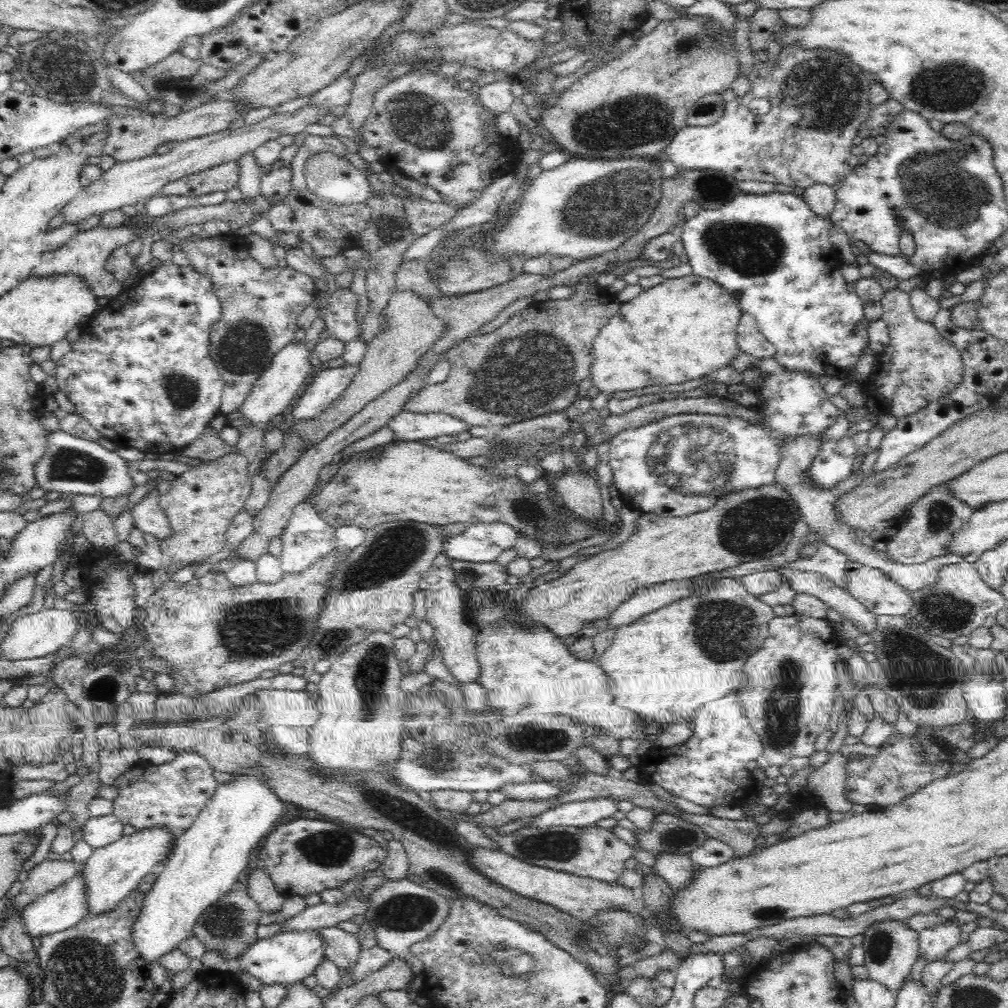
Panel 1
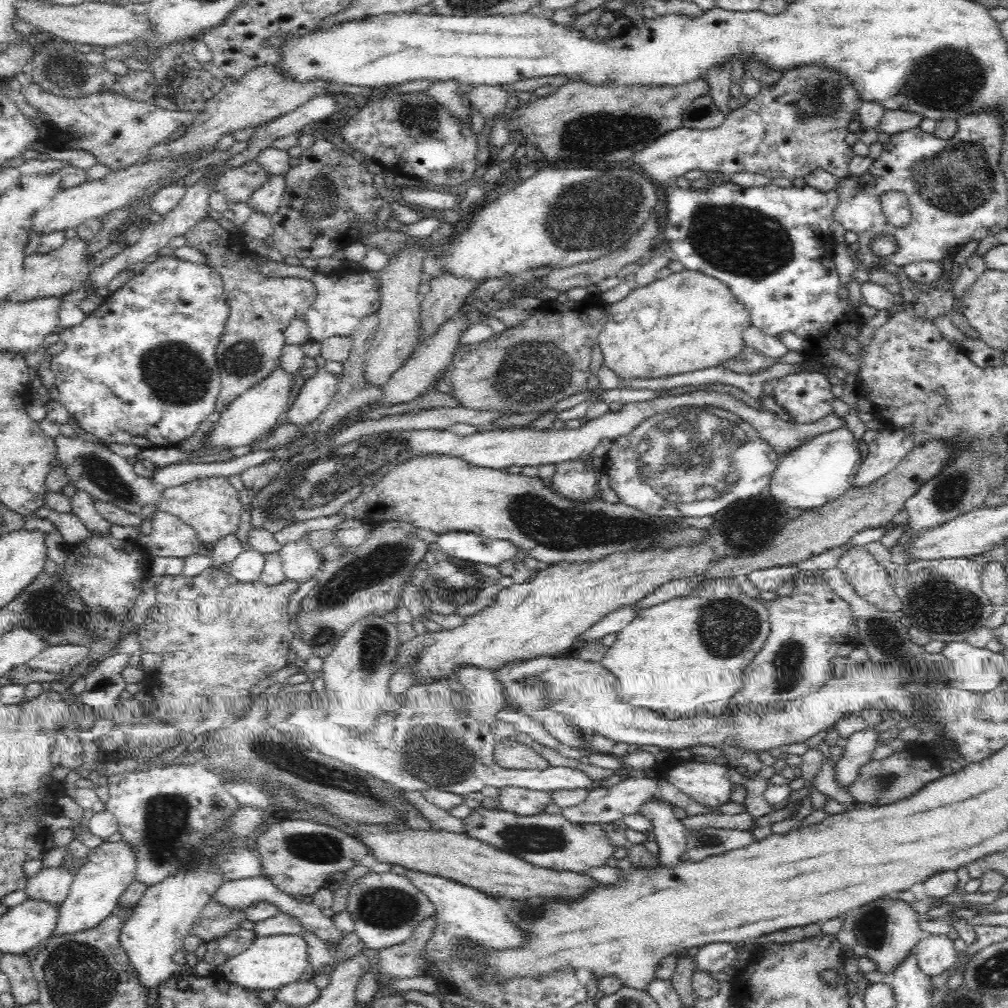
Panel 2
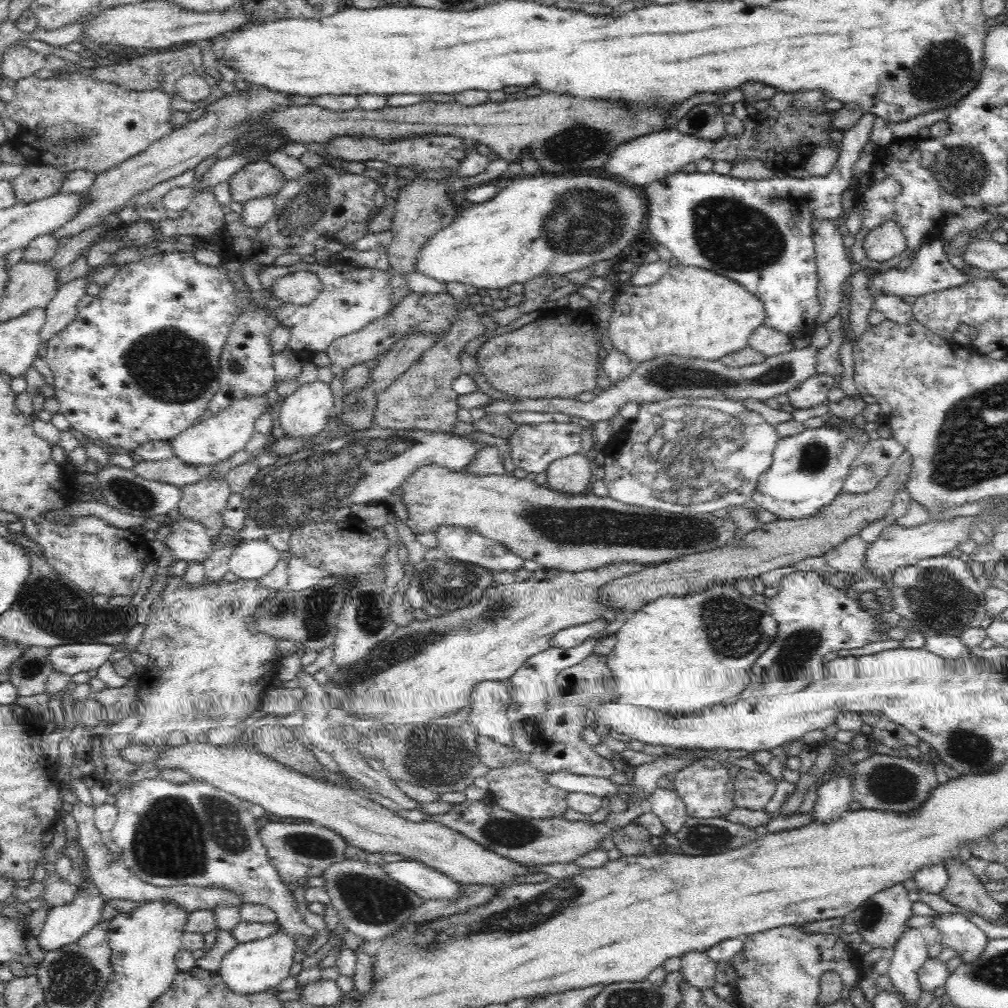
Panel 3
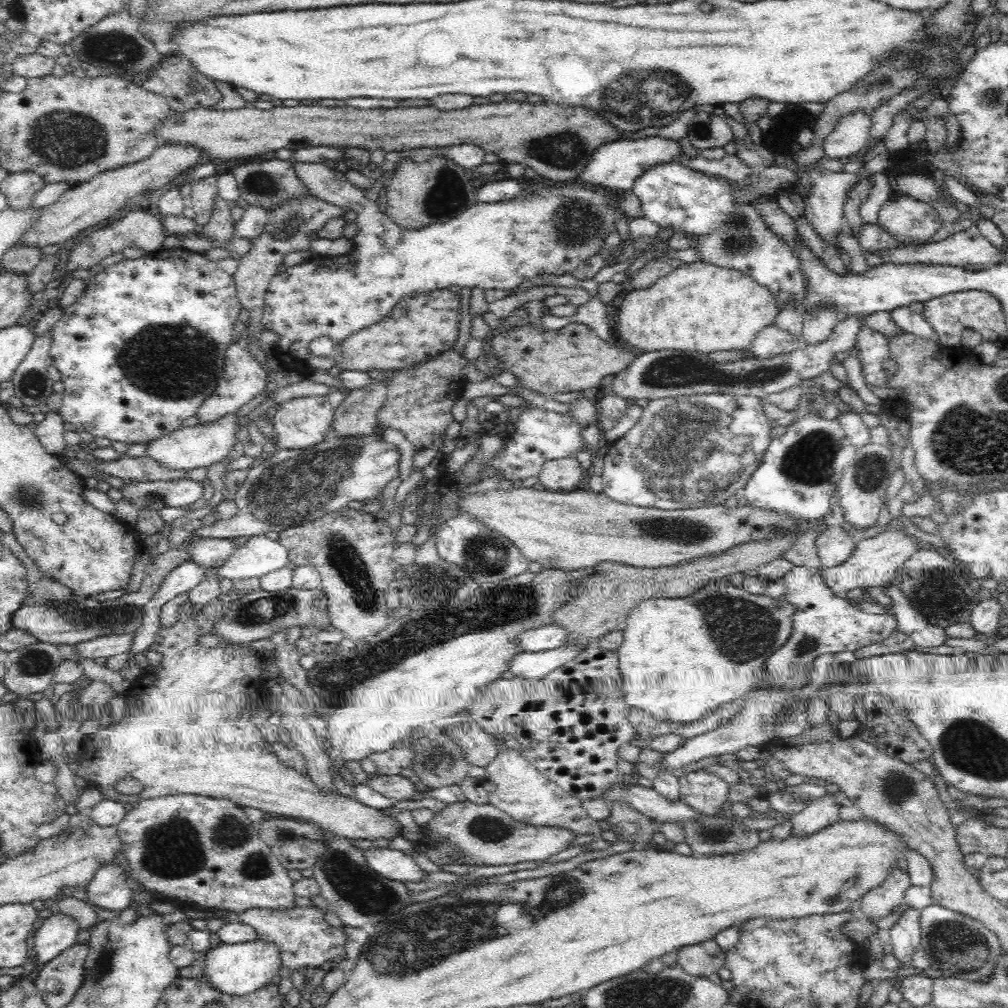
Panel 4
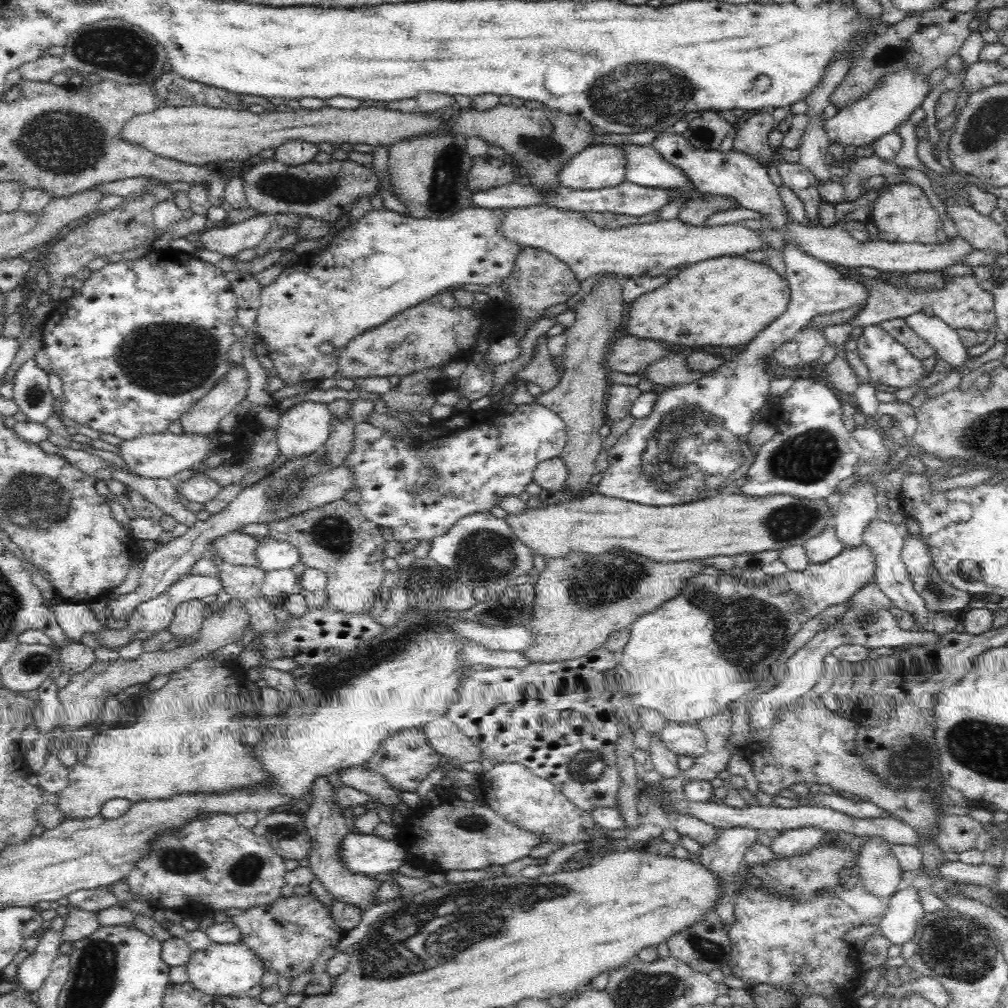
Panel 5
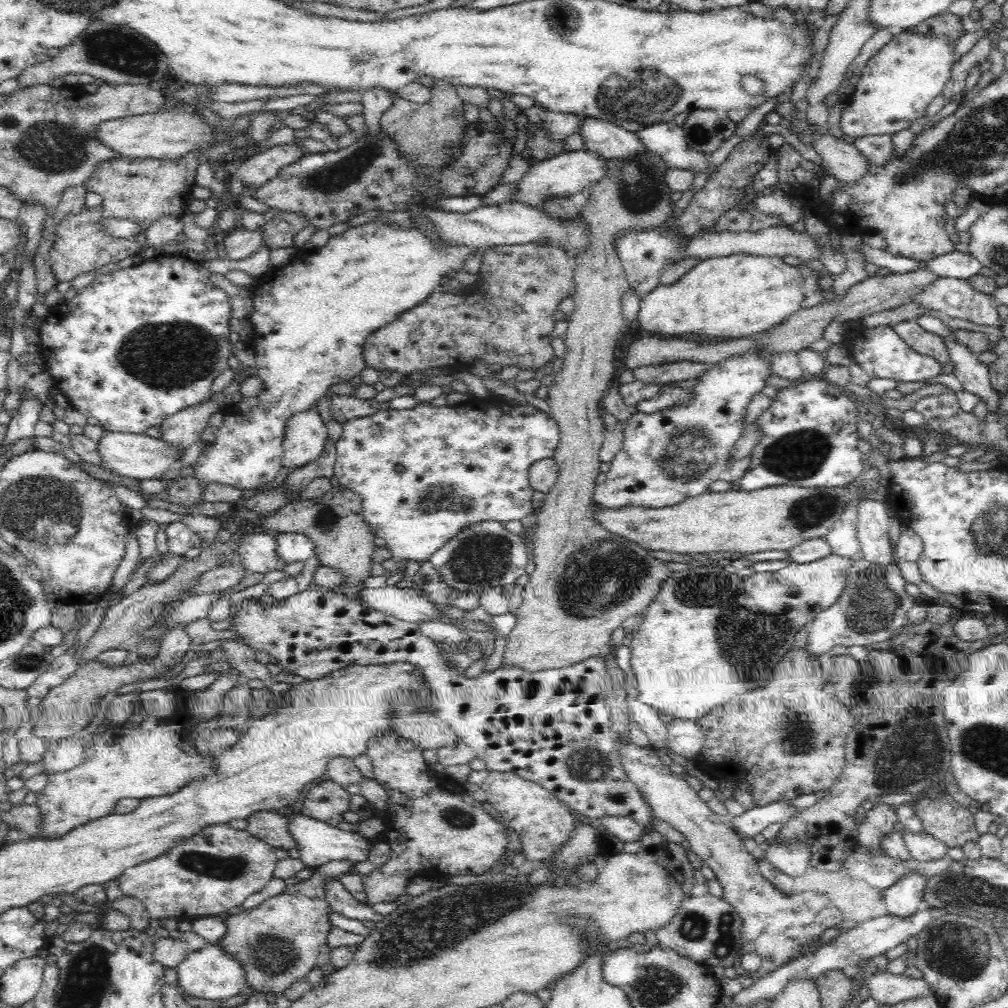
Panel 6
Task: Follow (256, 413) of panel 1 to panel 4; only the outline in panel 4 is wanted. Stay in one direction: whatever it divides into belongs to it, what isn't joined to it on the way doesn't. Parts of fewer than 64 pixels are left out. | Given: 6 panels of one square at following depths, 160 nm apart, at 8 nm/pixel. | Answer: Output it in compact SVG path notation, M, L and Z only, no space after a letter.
M230 412L214 422L198 423L195 426L180 427L174 432L161 436L158 440L147 443L147 456L156 460L168 468L174 470L192 470L192 468L203 468L205 471L209 466L223 461L229 454L230 449L236 444L236 434L241 424L236 412Z

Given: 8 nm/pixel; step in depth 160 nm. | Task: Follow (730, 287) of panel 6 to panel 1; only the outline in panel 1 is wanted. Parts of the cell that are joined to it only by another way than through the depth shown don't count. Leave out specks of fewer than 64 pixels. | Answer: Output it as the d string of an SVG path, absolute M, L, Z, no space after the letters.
M694 274L666 278L660 284L642 290L630 302L621 304L619 312L596 336L592 350L594 358L590 366L593 387L598 390L598 394L602 392L610 395L646 386L684 384L724 368L738 354L736 328L742 314L736 300L710 279Z

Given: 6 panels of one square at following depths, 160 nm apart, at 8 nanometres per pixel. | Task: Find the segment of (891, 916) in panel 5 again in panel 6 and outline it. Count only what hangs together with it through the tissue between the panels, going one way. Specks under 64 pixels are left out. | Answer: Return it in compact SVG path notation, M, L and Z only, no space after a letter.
M908 873L897 880L883 891L887 914L900 919L915 915L925 907L923 894L926 885L926 877L918 873Z

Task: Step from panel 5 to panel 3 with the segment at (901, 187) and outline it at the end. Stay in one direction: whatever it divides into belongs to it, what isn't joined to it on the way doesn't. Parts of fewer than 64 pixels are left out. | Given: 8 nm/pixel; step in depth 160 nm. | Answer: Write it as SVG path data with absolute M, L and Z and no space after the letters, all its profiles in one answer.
M886 222L879 228L871 230L863 243L865 254L873 262L887 262L902 254L907 242L901 229L894 223Z

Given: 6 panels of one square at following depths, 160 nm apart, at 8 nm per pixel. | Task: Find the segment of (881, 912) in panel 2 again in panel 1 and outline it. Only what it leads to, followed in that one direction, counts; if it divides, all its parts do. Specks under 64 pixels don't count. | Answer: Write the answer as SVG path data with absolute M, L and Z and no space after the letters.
M882 921L869 926L864 934L865 965L870 979L898 993L908 981L912 965L920 952L919 934L908 929L902 921Z

